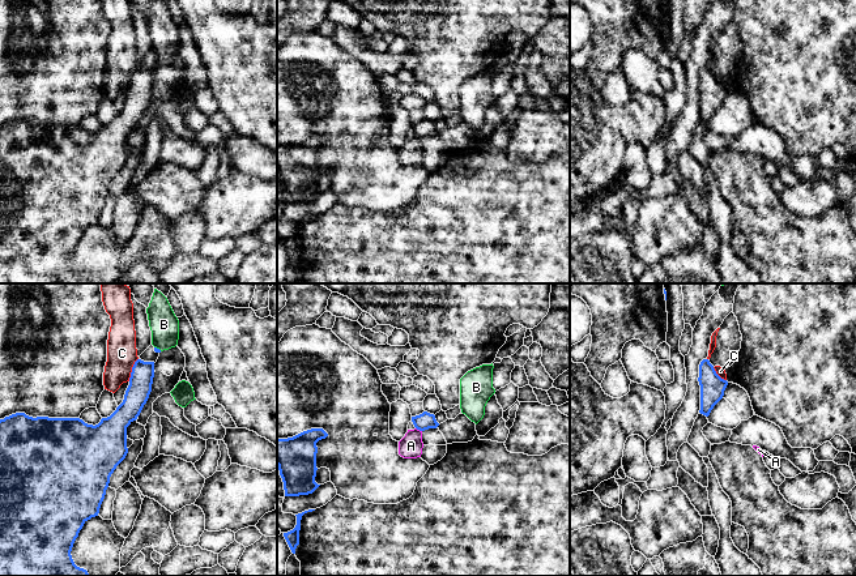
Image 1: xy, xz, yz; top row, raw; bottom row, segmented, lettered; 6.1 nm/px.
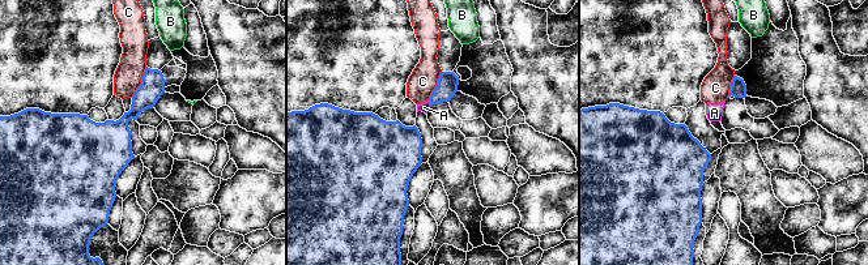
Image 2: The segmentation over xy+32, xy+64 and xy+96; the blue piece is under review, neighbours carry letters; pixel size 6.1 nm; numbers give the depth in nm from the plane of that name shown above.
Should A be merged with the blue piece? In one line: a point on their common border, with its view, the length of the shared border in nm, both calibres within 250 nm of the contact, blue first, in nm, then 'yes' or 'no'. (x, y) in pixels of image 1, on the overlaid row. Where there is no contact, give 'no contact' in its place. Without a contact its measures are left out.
xz (418, 429) | 50 nm | 110/150 nm | no

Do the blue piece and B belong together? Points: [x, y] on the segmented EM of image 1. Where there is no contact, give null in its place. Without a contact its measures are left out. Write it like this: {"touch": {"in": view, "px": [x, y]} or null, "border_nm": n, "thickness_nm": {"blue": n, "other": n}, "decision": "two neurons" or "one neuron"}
{"touch": {"in": "xy", "px": [158, 349]}, "border_nm": 50, "thickness_nm": {"blue": 30, "other": 180}, "decision": "two neurons"}

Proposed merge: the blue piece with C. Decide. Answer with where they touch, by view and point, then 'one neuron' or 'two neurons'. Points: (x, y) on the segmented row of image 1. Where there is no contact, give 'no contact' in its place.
xy (132, 370) | two neurons

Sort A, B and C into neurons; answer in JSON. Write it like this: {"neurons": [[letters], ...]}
{"neurons": [["A", "C"], ["B"]]}

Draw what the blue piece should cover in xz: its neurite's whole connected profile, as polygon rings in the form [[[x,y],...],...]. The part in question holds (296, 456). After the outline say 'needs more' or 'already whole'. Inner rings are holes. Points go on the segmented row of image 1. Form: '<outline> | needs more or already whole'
[[[311,428],[293,438],[277,439],[277,466],[285,496],[308,495],[320,486],[315,482],[316,443],[327,436],[323,428]]] | already whole

